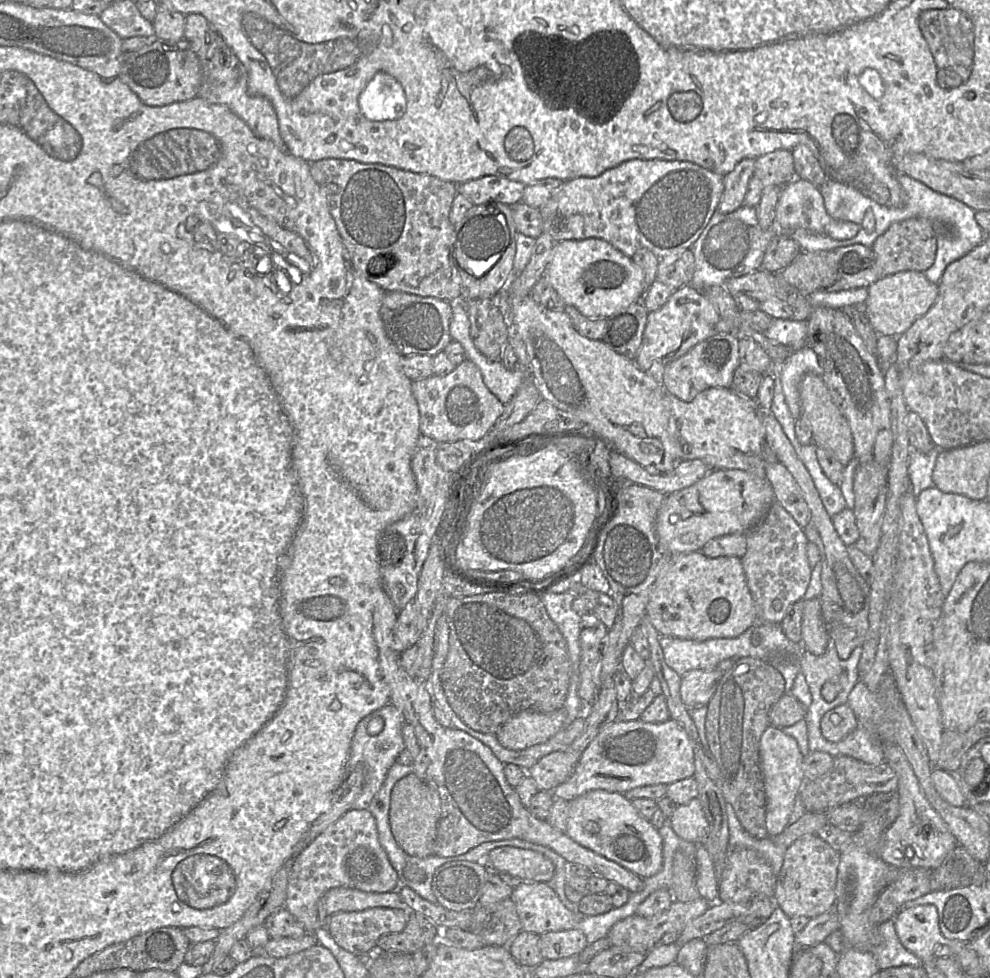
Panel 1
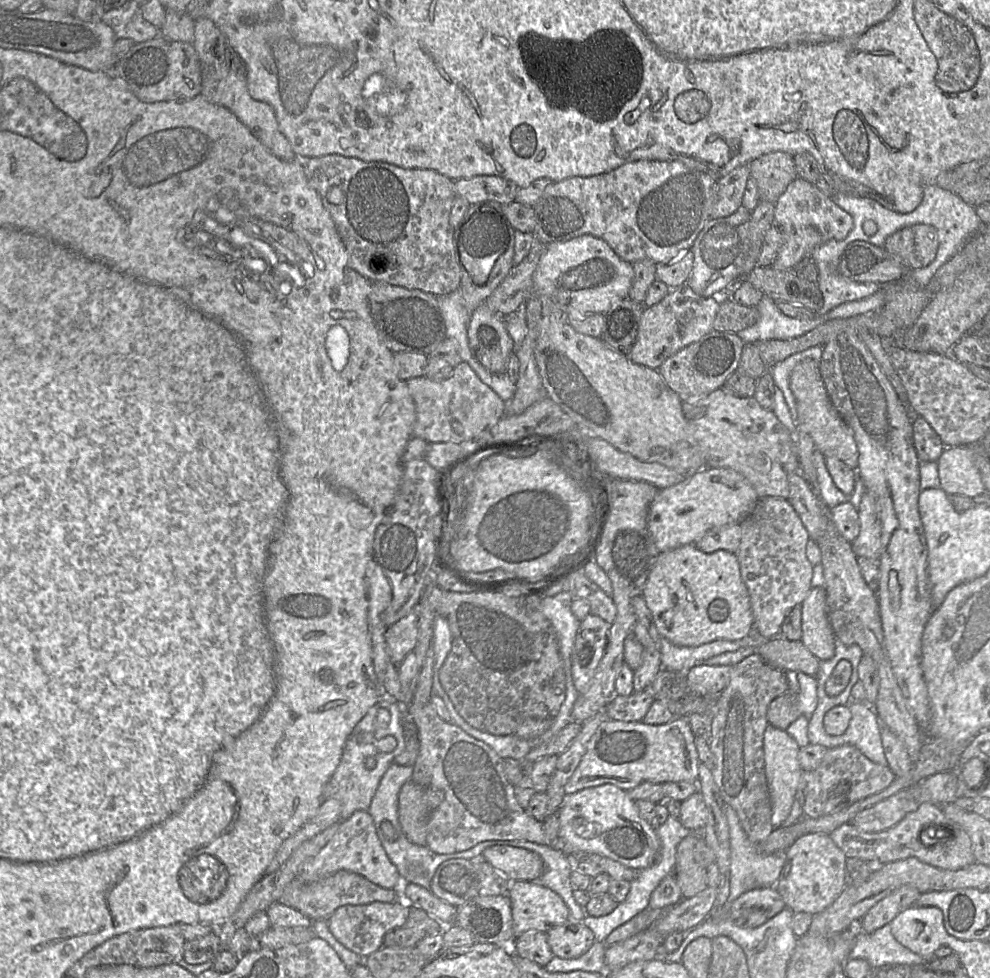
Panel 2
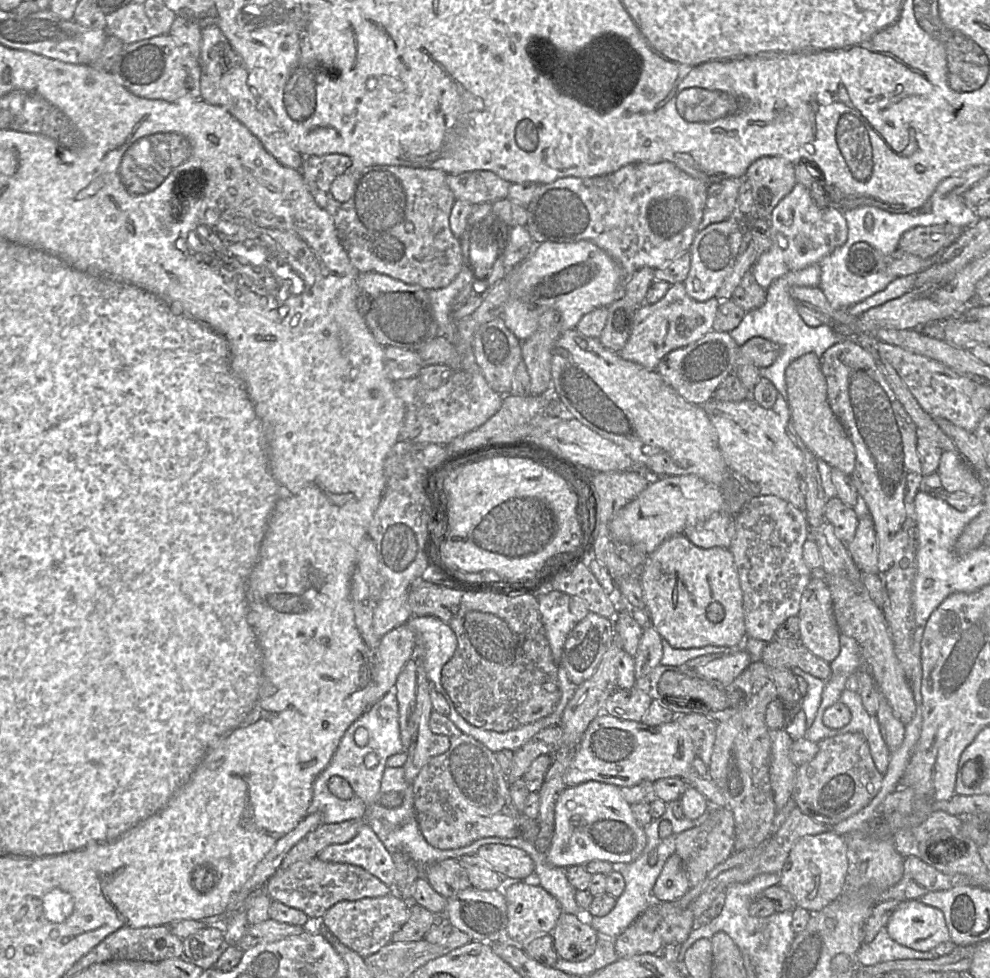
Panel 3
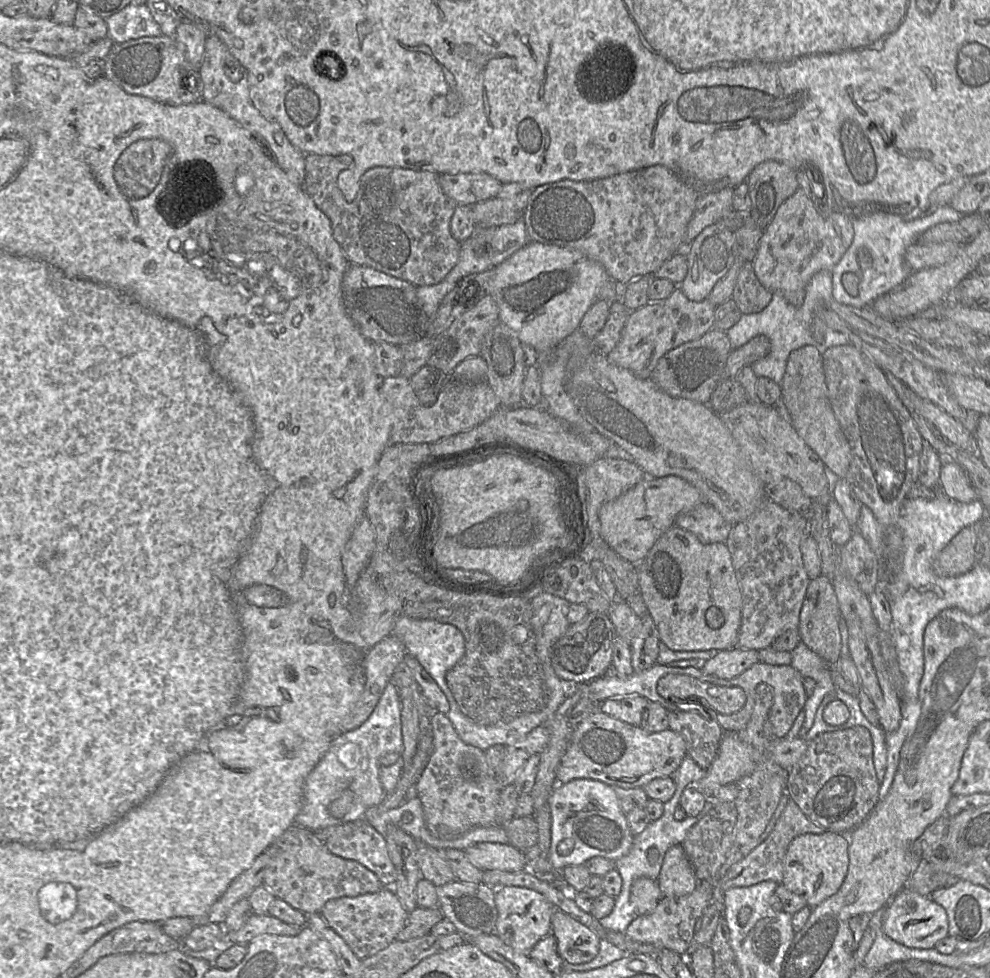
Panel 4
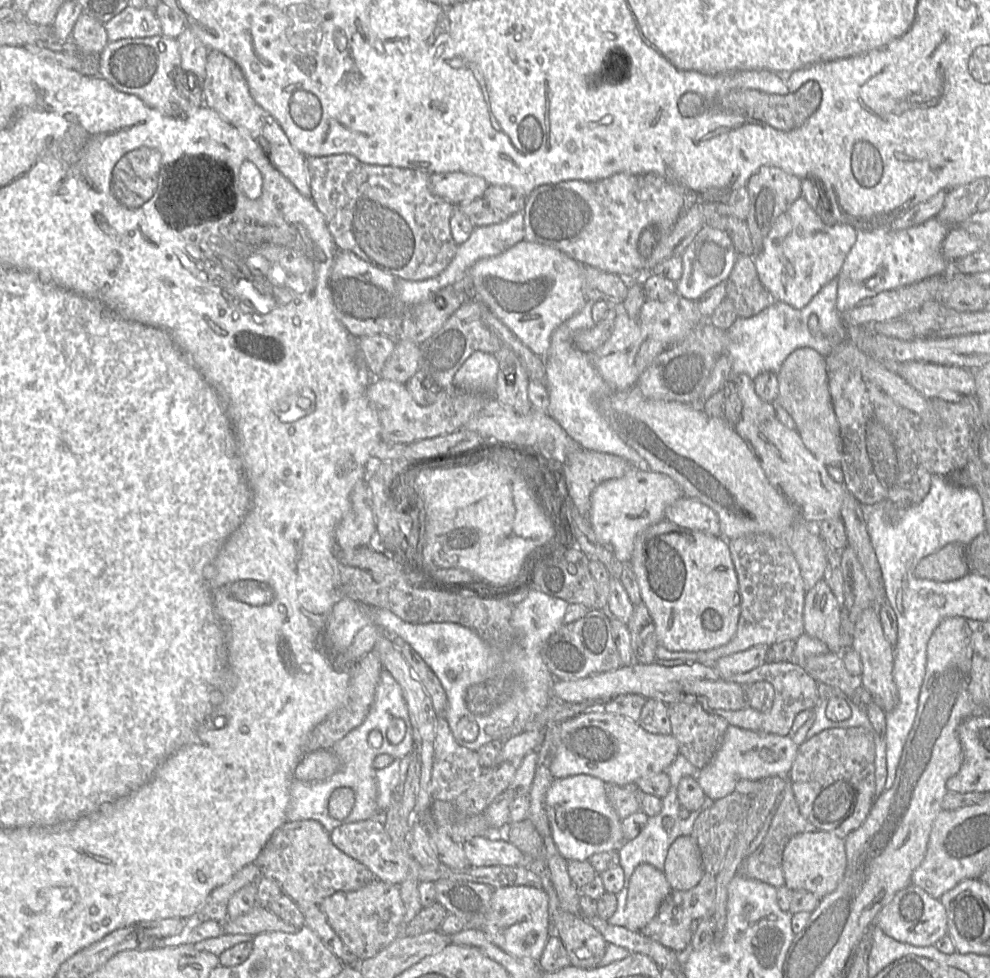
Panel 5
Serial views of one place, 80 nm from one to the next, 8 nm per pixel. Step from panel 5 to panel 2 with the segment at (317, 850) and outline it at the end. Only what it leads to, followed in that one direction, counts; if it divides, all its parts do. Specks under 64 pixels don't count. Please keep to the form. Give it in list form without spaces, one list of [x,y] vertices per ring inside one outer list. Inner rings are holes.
[[[340,870],[316,882],[308,883],[294,878],[283,890],[278,902],[298,910],[312,921],[327,920],[343,905],[364,905],[372,902],[390,903],[398,899],[398,891],[381,887],[364,876]]]

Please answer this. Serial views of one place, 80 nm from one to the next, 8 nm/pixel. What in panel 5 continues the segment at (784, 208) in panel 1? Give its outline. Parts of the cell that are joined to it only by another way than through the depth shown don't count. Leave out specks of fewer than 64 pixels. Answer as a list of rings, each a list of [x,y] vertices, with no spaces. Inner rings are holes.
[[[800,196],[776,219],[753,261],[761,283],[774,299],[799,309],[806,306],[823,286],[837,278],[856,239],[853,226],[838,222],[826,225]]]

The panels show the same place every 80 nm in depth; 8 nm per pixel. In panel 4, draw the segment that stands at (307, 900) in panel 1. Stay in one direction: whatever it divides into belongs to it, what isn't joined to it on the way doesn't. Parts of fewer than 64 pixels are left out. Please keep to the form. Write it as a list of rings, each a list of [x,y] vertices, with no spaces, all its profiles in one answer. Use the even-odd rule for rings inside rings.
[[[368,822],[353,829],[347,836],[329,838],[325,845],[332,854],[364,865],[377,875],[384,887],[393,887],[397,872],[386,840]]]

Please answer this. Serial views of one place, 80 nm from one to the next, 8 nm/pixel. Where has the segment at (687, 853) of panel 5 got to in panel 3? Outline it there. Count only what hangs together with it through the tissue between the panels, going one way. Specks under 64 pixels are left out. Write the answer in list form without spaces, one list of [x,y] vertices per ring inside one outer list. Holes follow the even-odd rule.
[[[672,854],[653,887],[653,902],[674,901],[682,897],[690,889],[687,873],[681,858]]]

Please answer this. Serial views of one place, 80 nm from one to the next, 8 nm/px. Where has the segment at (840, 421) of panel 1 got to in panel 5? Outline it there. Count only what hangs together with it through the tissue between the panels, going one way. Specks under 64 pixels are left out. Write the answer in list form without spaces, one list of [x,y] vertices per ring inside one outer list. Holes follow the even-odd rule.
[[[804,347],[796,349],[783,362],[777,374],[777,379],[779,391],[776,402],[793,418],[796,424],[796,431],[801,436],[805,446],[826,466],[841,467],[842,439],[829,390],[825,357],[812,348]]]

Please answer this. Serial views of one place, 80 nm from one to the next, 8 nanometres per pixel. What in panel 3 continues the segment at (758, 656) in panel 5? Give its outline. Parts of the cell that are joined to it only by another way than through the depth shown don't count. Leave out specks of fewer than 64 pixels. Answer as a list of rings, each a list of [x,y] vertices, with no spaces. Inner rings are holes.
[[[739,649],[693,669],[702,680],[728,686],[751,662],[750,654],[745,649]]]

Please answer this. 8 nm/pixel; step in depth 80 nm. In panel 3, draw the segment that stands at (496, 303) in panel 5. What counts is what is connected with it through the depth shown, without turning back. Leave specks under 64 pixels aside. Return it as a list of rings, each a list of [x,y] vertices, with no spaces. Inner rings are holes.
[[[580,240],[535,244],[532,252],[522,262],[507,269],[504,279],[509,283],[510,295],[501,317],[506,327],[522,342],[536,331],[539,317],[549,309],[560,313],[562,332],[575,329],[585,314],[598,307],[608,307],[624,295],[626,275],[605,251],[589,240]]]

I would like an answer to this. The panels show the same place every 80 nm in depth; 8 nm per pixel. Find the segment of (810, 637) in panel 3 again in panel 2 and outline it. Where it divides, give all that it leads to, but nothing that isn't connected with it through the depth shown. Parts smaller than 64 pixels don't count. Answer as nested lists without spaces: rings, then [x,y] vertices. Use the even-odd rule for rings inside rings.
[[[811,587],[801,606],[802,643],[819,660],[831,659],[836,636],[827,616],[825,588]]]

